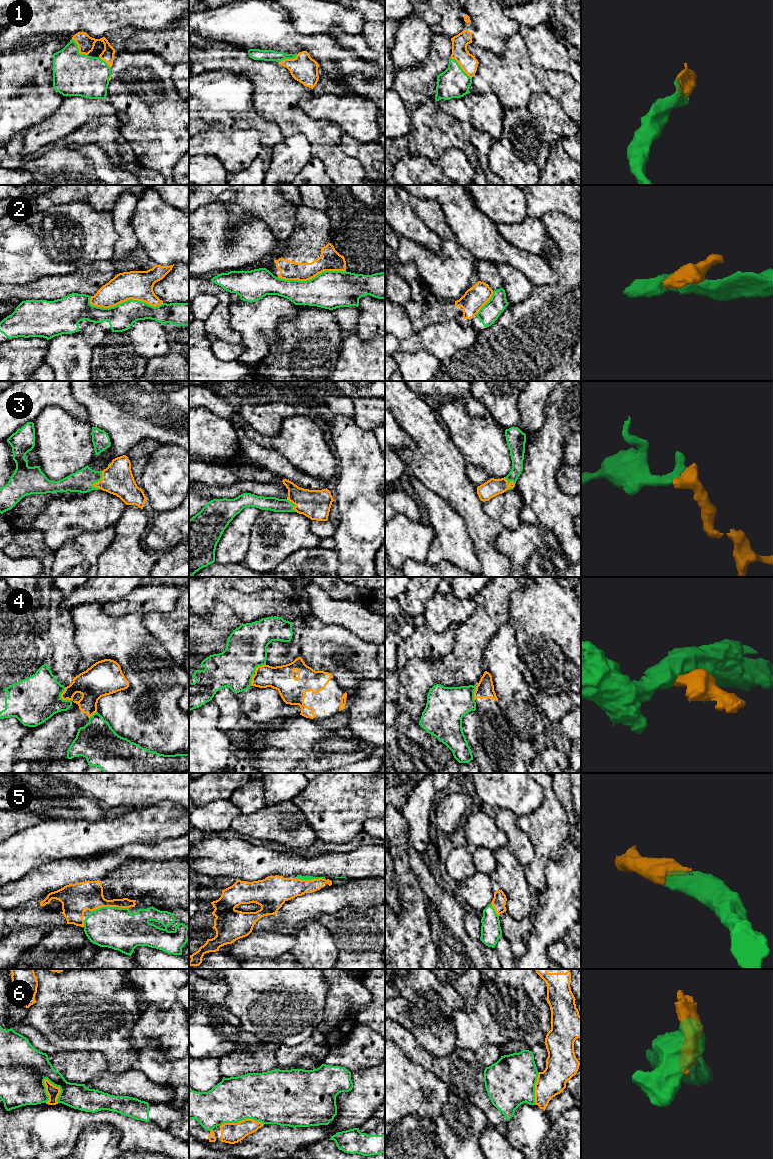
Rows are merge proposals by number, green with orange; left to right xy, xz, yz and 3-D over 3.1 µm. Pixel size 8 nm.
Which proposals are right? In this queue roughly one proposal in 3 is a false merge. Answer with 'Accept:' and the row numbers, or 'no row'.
Accept: 1, 3, 5

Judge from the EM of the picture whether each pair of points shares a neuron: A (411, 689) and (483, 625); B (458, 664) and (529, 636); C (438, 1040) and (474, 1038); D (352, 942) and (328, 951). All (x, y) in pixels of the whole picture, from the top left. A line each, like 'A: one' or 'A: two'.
A: one
B: two
C: two
D: two

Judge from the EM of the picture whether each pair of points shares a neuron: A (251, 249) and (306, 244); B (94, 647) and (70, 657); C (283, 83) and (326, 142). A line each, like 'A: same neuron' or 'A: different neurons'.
A: different neurons
B: different neurons
C: same neuron

